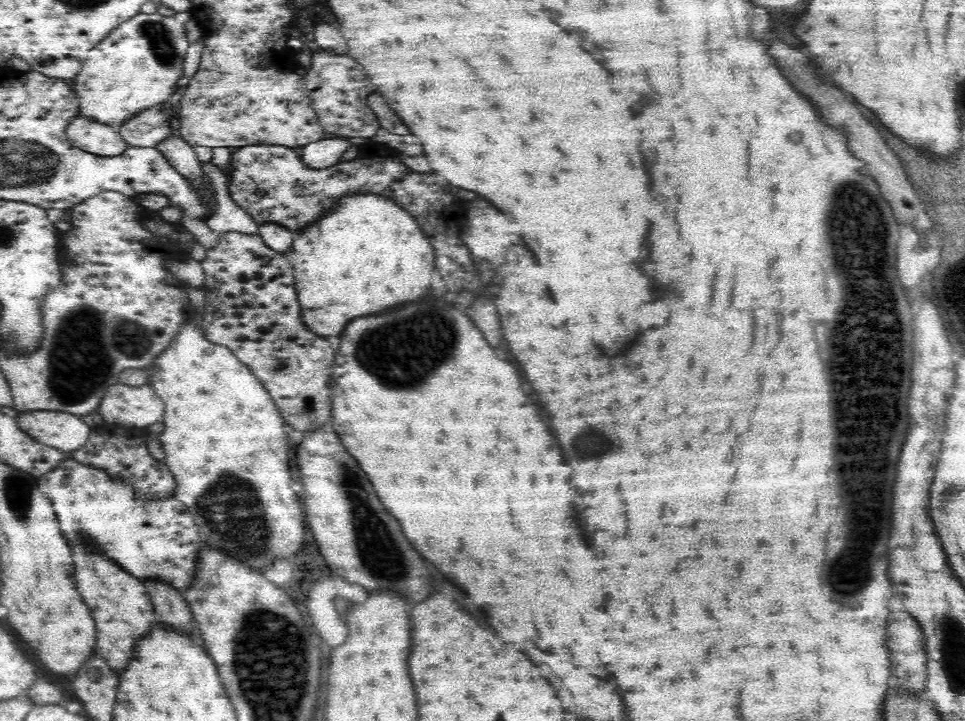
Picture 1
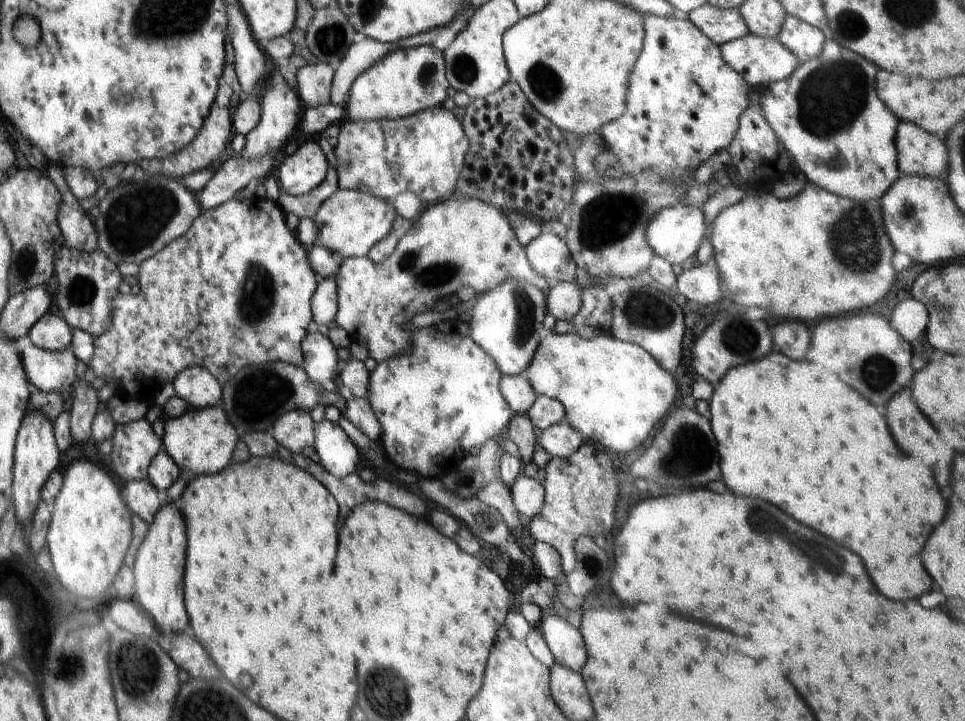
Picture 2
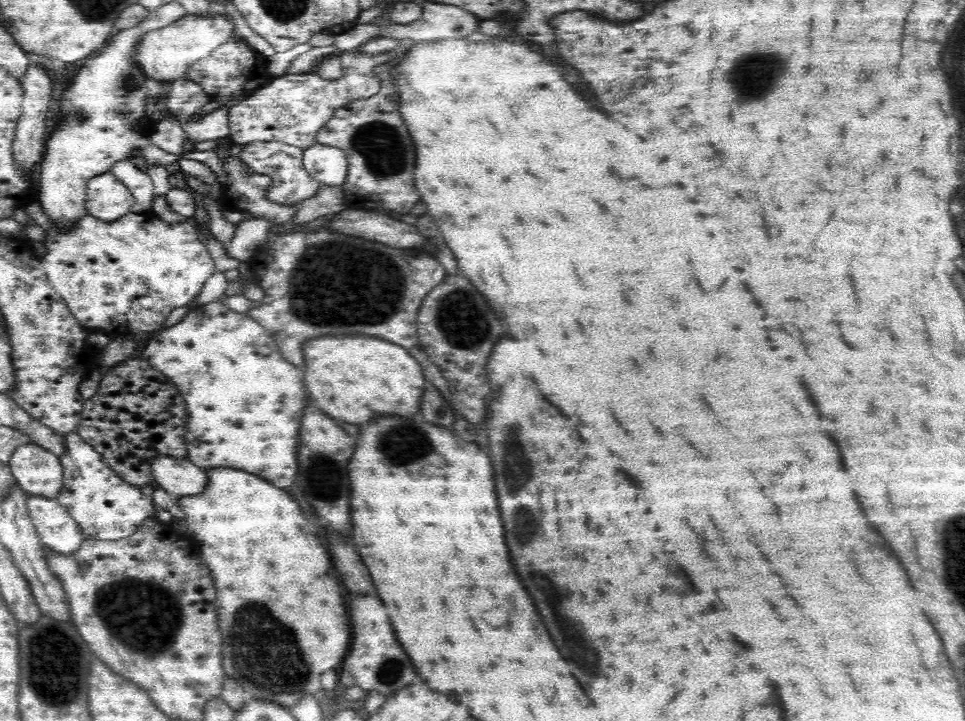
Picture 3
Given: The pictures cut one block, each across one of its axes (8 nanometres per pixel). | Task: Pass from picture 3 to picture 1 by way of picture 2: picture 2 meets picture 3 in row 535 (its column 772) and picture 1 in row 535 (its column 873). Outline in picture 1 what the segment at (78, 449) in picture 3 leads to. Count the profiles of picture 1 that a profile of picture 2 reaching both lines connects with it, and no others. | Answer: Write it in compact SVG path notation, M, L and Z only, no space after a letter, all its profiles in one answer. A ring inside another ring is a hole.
M64 457L58 466L37 479L37 489L52 503L54 514L60 523L61 533L72 546L78 542L88 544L90 550L96 550L98 554L114 560L128 574L142 581L157 578L180 591L192 586L196 576L198 556L205 544L192 515L188 514L186 505L176 500L175 496L161 499L156 497L147 501L138 499L132 483L126 483L122 479L114 480L104 471L79 464L71 457Z

